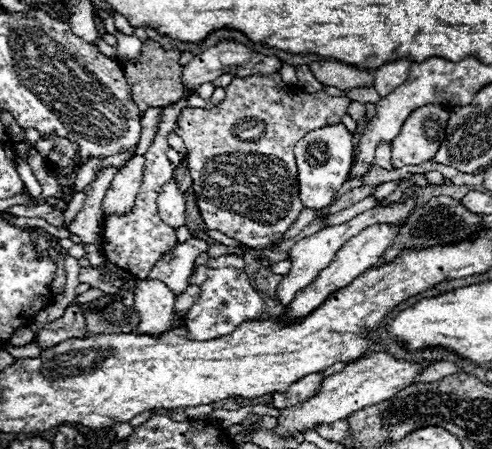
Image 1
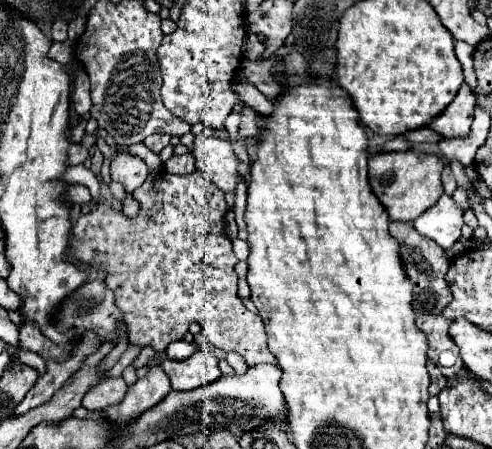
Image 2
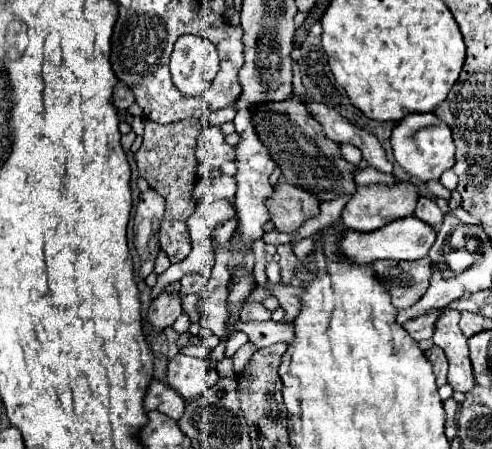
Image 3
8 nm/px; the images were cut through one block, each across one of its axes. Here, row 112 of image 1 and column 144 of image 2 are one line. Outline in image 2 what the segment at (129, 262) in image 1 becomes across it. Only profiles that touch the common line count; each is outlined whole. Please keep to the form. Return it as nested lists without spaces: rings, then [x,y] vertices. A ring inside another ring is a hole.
[[[128,150],[118,152],[118,156],[112,160],[110,172],[112,172],[112,180],[120,182],[126,192],[134,192],[138,186],[144,184],[148,176],[148,168],[144,160],[132,156]]]

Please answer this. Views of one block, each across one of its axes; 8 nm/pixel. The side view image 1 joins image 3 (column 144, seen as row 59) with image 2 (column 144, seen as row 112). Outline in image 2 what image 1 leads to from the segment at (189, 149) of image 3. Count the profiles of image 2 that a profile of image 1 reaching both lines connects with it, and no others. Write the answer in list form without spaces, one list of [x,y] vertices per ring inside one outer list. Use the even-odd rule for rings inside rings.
[[[152,134],[152,136],[148,136],[146,140],[144,140],[144,144],[152,150],[152,152],[160,152],[164,146],[168,146],[168,142],[170,142],[170,134]]]

